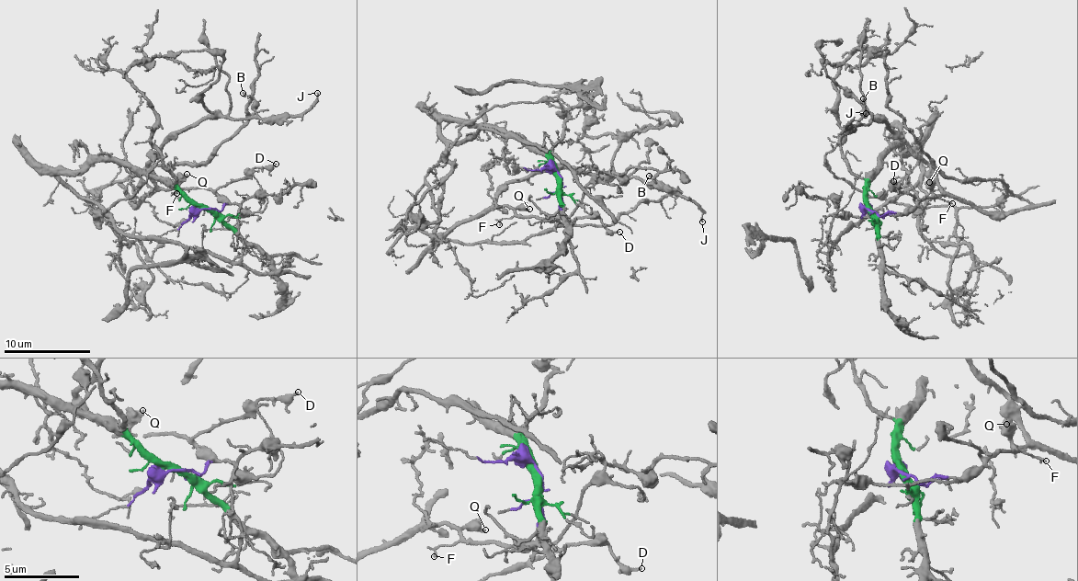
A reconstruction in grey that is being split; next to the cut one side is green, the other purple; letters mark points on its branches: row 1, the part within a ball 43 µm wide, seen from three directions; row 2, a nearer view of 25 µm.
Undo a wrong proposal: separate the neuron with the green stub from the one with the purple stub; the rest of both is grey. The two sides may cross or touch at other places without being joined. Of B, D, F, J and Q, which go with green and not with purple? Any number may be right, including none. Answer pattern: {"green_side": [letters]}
{"green_side": []}

